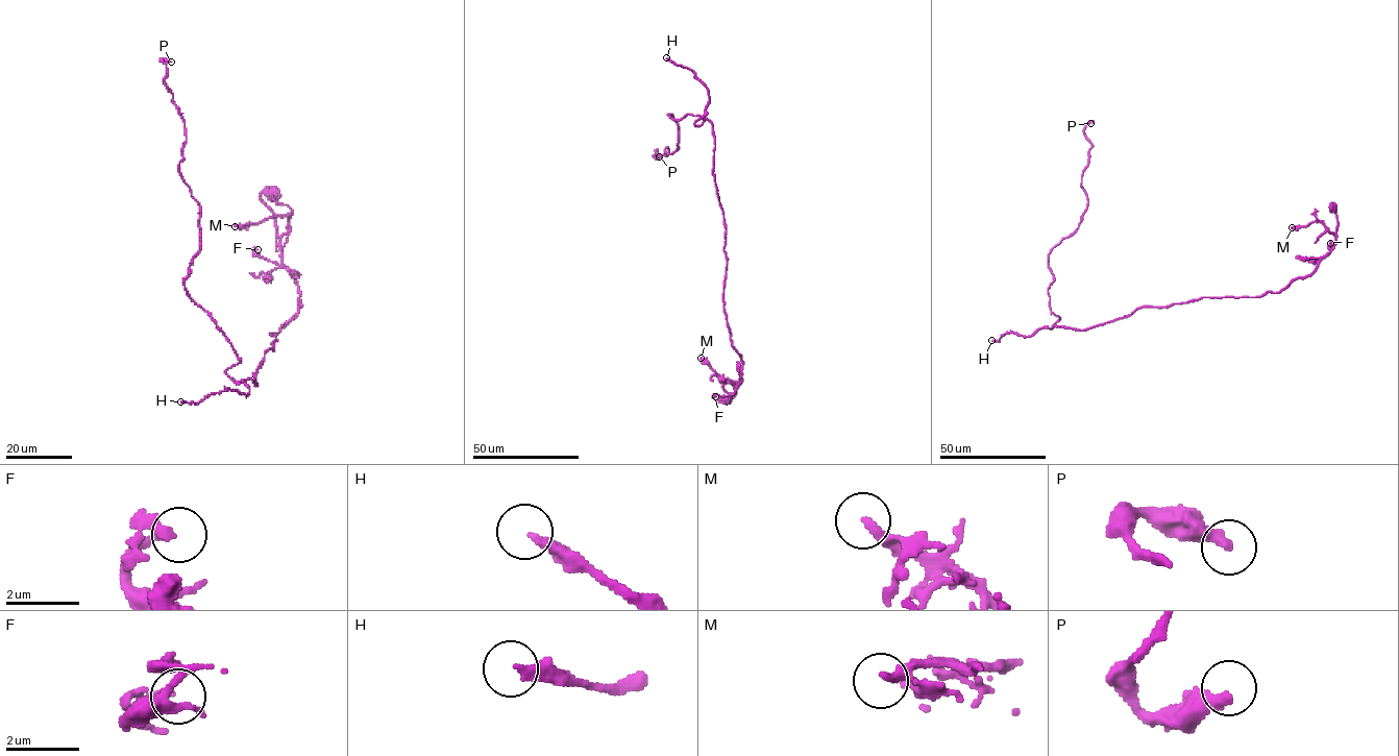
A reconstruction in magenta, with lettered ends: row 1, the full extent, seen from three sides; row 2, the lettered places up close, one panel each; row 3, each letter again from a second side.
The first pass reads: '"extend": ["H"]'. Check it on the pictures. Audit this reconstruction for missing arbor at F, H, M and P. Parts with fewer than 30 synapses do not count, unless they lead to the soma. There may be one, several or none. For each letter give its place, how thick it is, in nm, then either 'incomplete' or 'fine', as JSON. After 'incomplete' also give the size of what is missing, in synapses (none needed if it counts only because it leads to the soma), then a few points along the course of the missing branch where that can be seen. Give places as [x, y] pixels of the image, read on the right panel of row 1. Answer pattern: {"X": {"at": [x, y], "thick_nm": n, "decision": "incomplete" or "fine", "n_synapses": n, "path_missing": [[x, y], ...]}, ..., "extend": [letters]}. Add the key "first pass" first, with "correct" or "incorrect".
{"first pass": "correct", "F": {"at": [1330, 243], "thick_nm": 160, "decision": "fine"}, "H": {"at": [991, 340], "thick_nm": 280, "decision": "incomplete", "n_synapses": 90, "path_missing": [[991, 340], [987, 325], [1006, 336], [1010, 359], [1016, 357], [1020, 346], [1022, 365], [1029, 366]]}, "M": {"at": [1292, 227], "thick_nm": 200, "decision": "fine"}, "P": {"at": [1090, 123], "thick_nm": 400, "decision": "fine"}, "extend": ["H"]}

